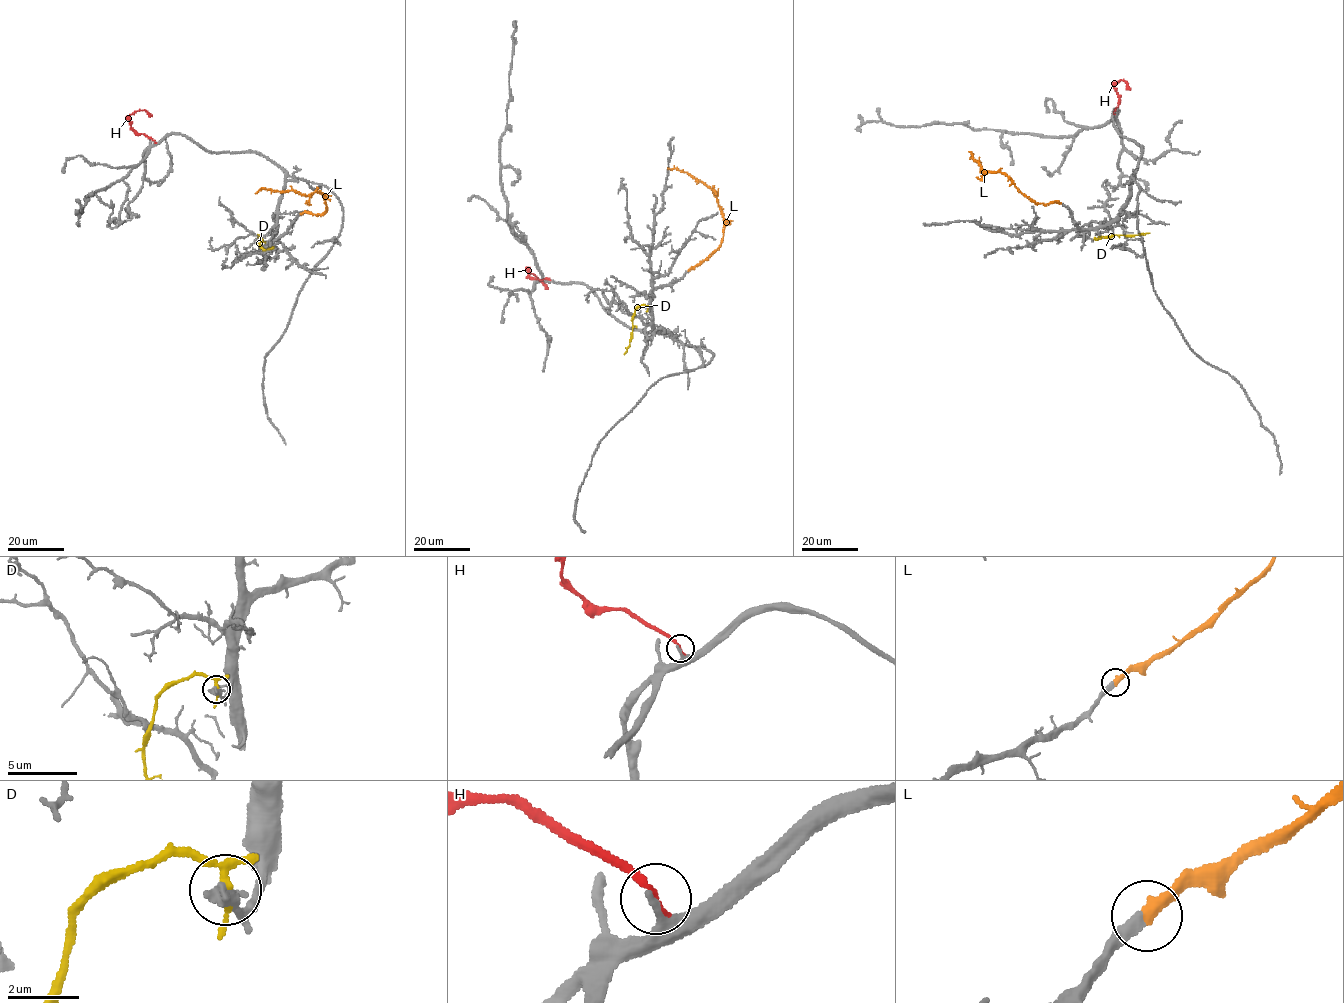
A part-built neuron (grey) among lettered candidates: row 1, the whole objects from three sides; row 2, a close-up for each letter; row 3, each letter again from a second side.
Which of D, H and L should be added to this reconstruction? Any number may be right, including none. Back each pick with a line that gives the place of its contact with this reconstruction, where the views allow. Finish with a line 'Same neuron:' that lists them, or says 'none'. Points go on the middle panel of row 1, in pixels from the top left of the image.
H: Touches grey at (549, 279)
L: Touches grey at (688, 271)
Same neuron: H, L

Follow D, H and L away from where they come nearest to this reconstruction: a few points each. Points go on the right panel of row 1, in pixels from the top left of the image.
D: (1097, 238), (1149, 233)
H: (1114, 113), (1119, 99), (1114, 85), (1120, 80), (1125, 80), (1130, 90)
L: (1060, 203), (1037, 204), (1002, 173), (984, 171), (971, 155)

